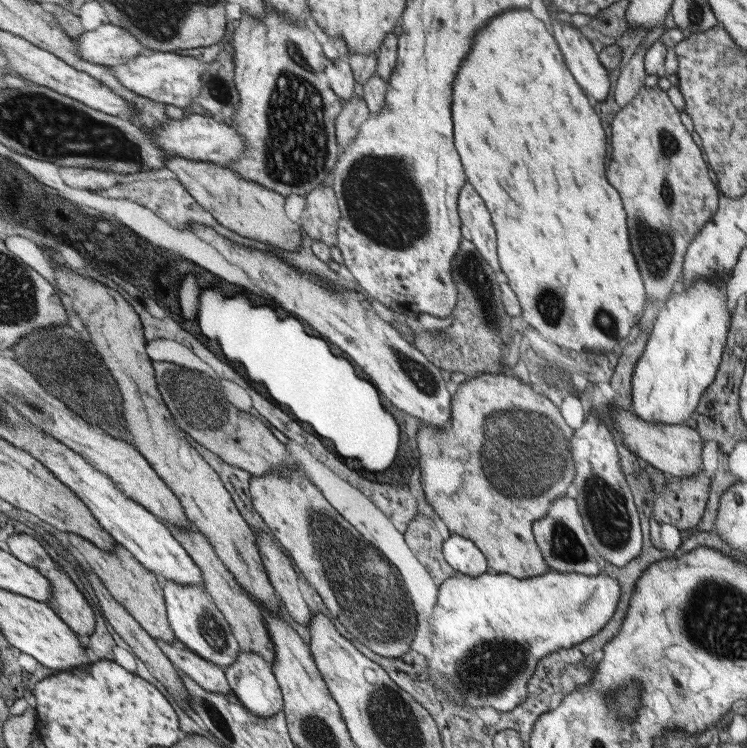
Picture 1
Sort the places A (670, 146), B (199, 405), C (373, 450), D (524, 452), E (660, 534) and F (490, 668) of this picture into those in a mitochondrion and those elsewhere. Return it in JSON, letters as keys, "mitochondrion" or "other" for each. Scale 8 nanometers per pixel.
{"A":"mitochondrion","B":"mitochondrion","C":"other","D":"mitochondrion","E":"other","F":"mitochondrion"}

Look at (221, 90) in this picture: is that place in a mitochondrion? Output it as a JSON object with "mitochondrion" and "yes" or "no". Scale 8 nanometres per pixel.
{"mitochondrion":"yes"}

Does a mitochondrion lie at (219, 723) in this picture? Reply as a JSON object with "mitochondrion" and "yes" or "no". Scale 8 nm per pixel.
{"mitochondrion":"yes"}

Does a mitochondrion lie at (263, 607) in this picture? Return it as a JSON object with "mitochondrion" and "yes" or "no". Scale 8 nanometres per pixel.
{"mitochondrion":"no"}

